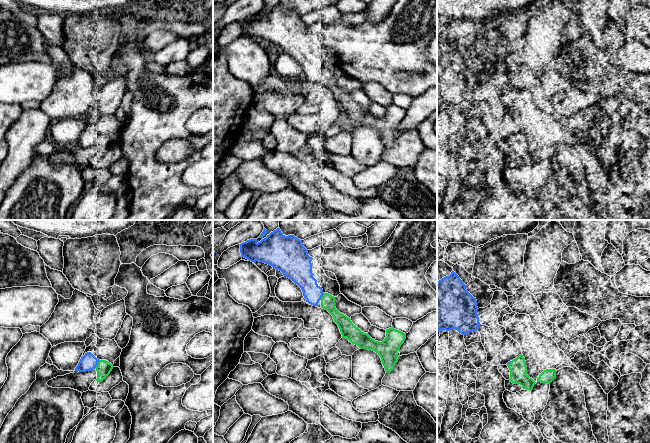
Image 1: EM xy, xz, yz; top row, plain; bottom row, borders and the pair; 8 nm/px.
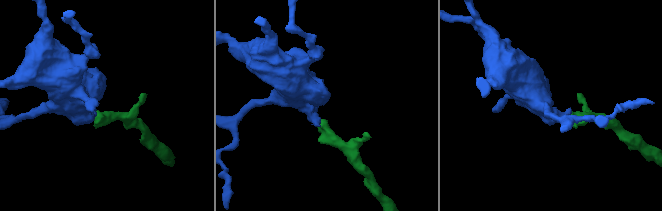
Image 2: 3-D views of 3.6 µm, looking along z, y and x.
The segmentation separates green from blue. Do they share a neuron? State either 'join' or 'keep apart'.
join

